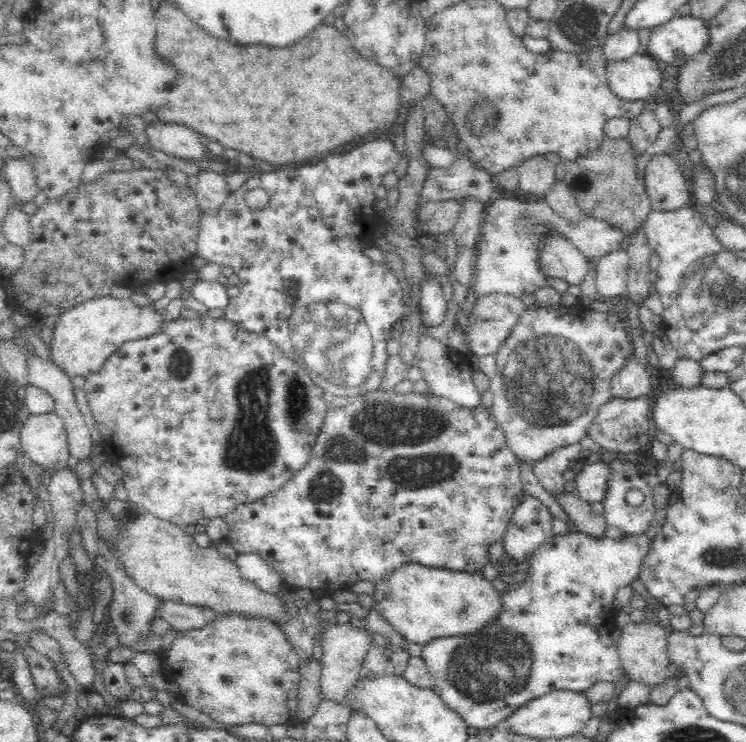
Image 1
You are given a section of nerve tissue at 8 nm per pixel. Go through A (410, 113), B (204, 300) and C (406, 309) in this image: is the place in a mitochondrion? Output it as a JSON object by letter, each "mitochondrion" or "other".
{"A":"other","B":"other","C":"other"}

